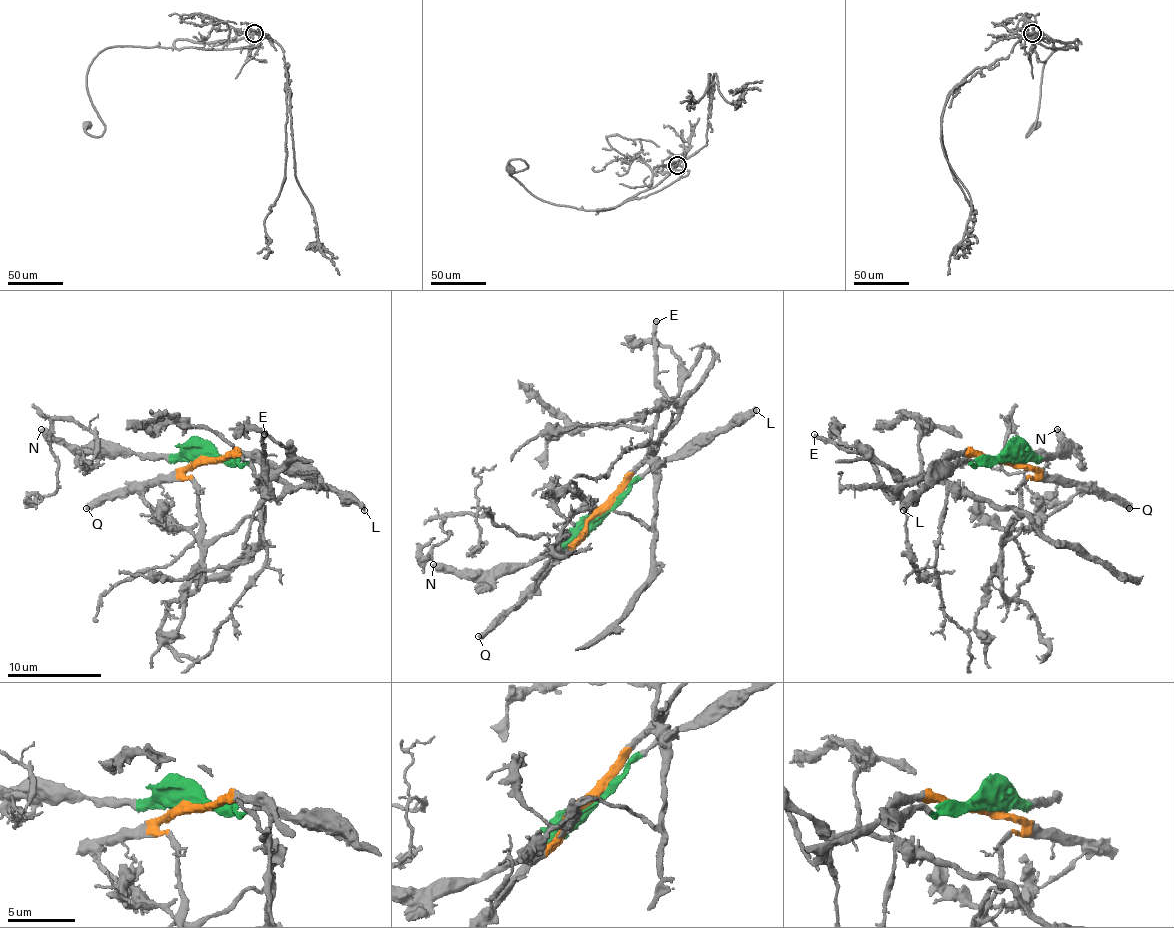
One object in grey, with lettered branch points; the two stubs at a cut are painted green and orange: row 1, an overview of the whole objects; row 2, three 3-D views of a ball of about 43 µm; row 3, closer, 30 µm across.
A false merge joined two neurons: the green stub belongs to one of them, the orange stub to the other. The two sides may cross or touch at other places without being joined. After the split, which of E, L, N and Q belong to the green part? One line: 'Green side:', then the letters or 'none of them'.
Green side: L, N

